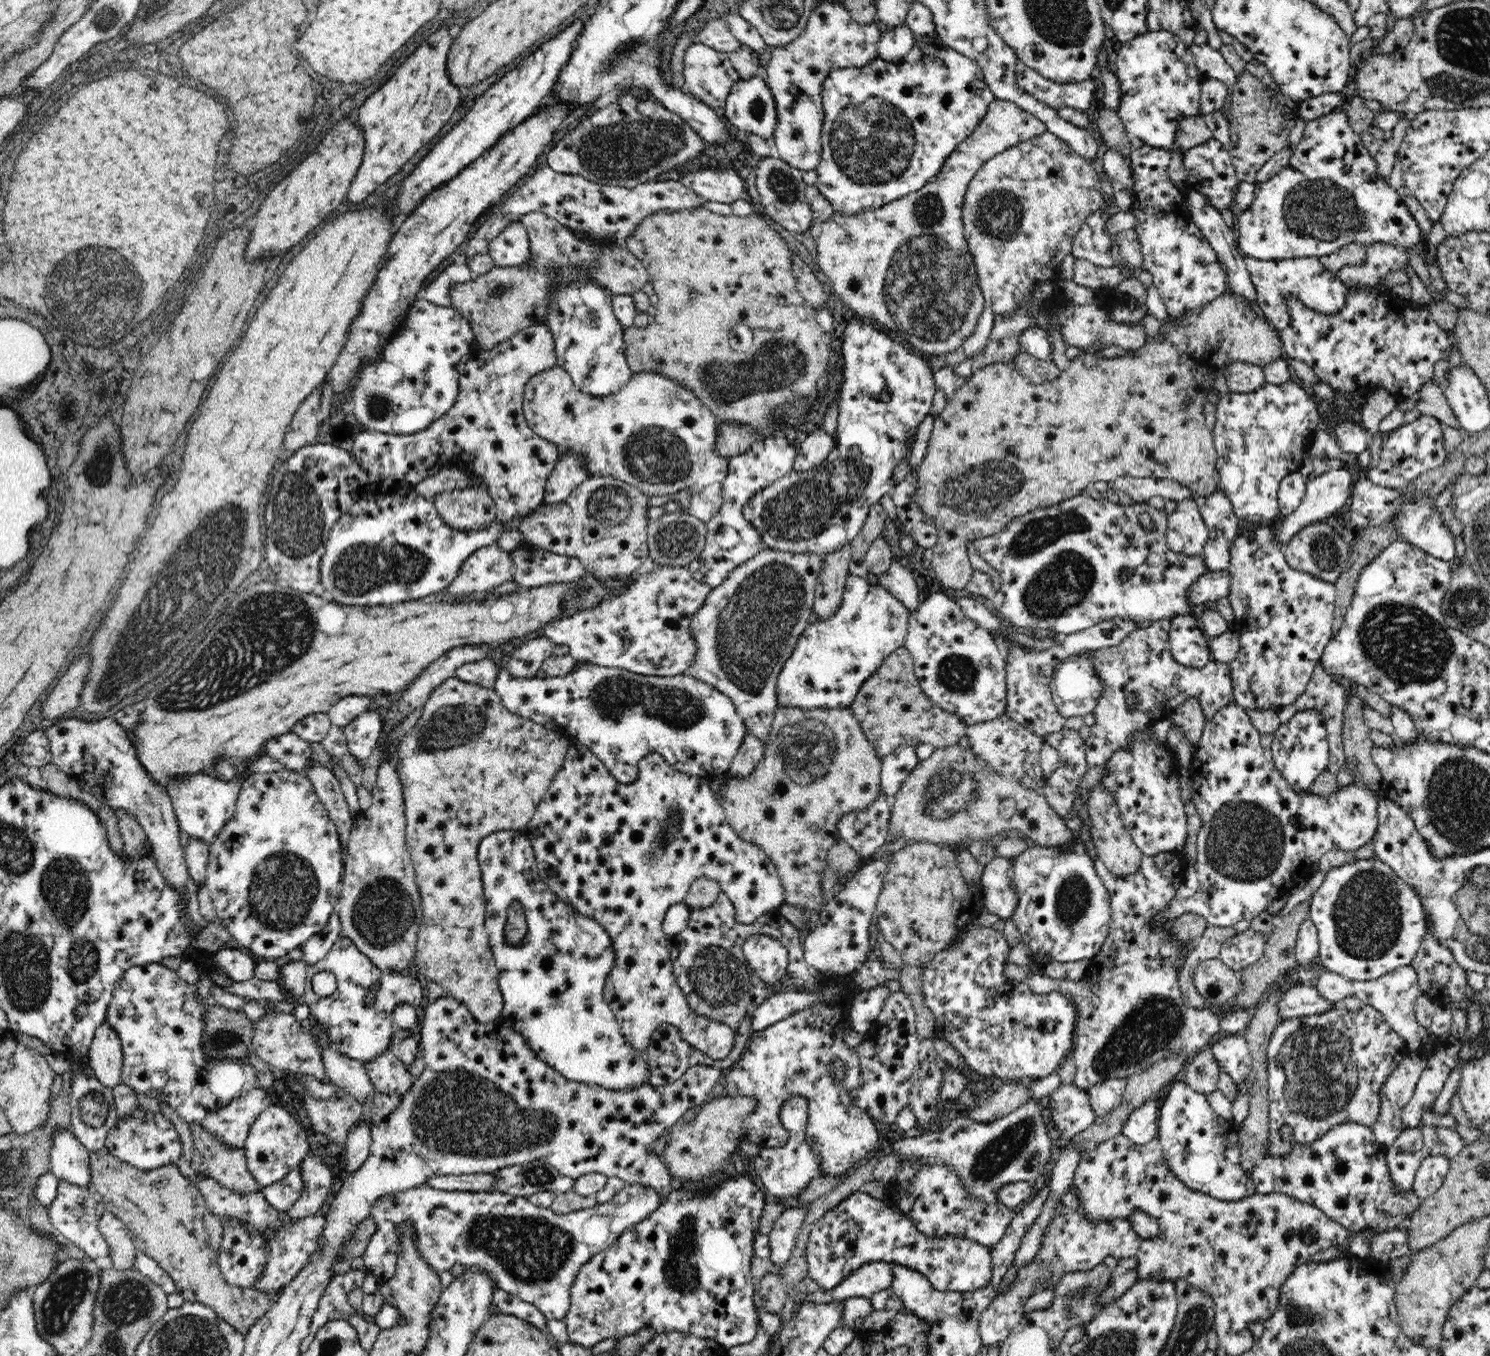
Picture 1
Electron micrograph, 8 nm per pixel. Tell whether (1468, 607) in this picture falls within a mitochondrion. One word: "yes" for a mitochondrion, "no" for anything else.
yes

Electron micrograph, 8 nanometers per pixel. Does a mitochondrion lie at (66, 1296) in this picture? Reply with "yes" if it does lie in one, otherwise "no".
yes

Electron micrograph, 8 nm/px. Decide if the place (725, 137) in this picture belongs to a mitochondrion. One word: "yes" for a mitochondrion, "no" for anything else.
no

